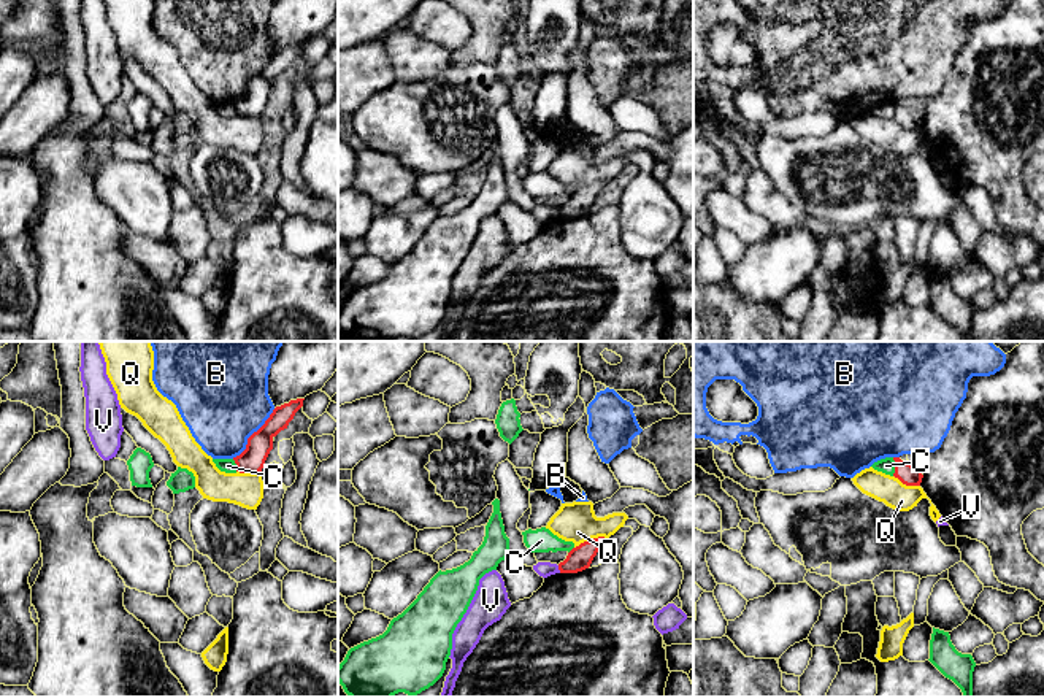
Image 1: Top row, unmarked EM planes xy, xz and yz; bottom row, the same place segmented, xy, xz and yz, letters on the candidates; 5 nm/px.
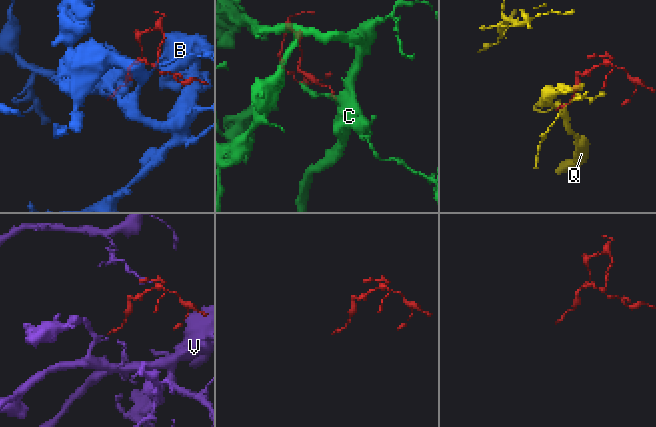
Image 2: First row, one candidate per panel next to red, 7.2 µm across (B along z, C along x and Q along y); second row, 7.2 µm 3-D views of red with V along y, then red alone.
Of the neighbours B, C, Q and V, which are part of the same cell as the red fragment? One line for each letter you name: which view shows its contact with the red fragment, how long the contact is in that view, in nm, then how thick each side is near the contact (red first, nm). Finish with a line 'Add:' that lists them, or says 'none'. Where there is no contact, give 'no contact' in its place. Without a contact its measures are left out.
Add: none

